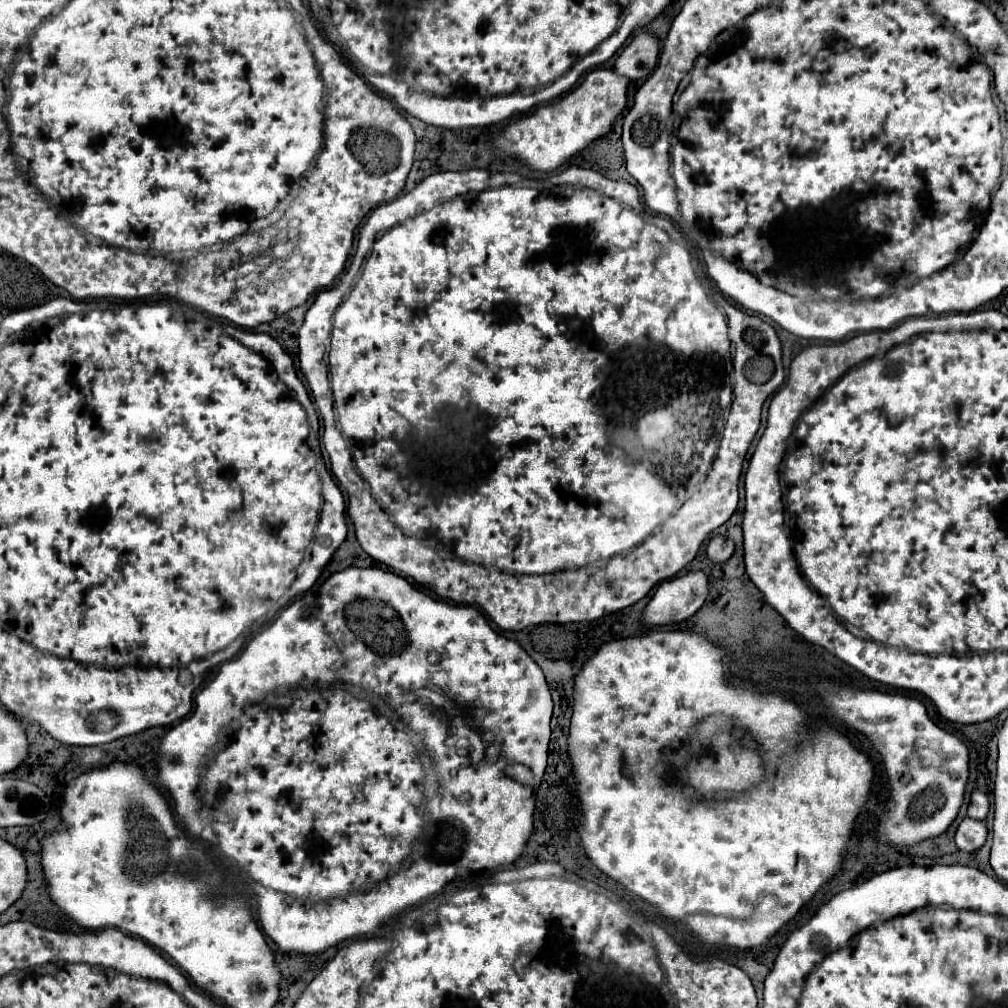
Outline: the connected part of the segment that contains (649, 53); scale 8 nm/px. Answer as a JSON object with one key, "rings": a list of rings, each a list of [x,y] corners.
{"rings":[[[640,29],[624,53],[616,59],[614,71],[628,79],[648,77],[658,61],[658,39],[652,31]]]}

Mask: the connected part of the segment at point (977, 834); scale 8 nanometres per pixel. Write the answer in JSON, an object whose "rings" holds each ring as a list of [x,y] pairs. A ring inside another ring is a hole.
{"rings":[[[962,819],[962,823],[958,825],[958,831],[956,831],[956,845],[960,851],[976,851],[984,845],[986,841],[986,823],[984,821],[976,821],[976,819]]]}

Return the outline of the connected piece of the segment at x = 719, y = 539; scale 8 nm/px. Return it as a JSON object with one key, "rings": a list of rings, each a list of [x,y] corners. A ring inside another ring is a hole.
{"rings":[[[714,535],[706,545],[706,553],[708,553],[708,559],[722,563],[734,553],[734,541],[724,535]]]}

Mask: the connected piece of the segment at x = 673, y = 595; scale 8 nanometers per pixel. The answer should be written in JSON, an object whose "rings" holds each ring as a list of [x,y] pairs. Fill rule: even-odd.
{"rings":[[[692,571],[682,577],[674,577],[668,581],[662,581],[650,599],[650,603],[644,609],[644,621],[650,625],[670,625],[670,623],[680,623],[688,617],[692,617],[702,603],[708,597],[708,579],[702,571]]]}

